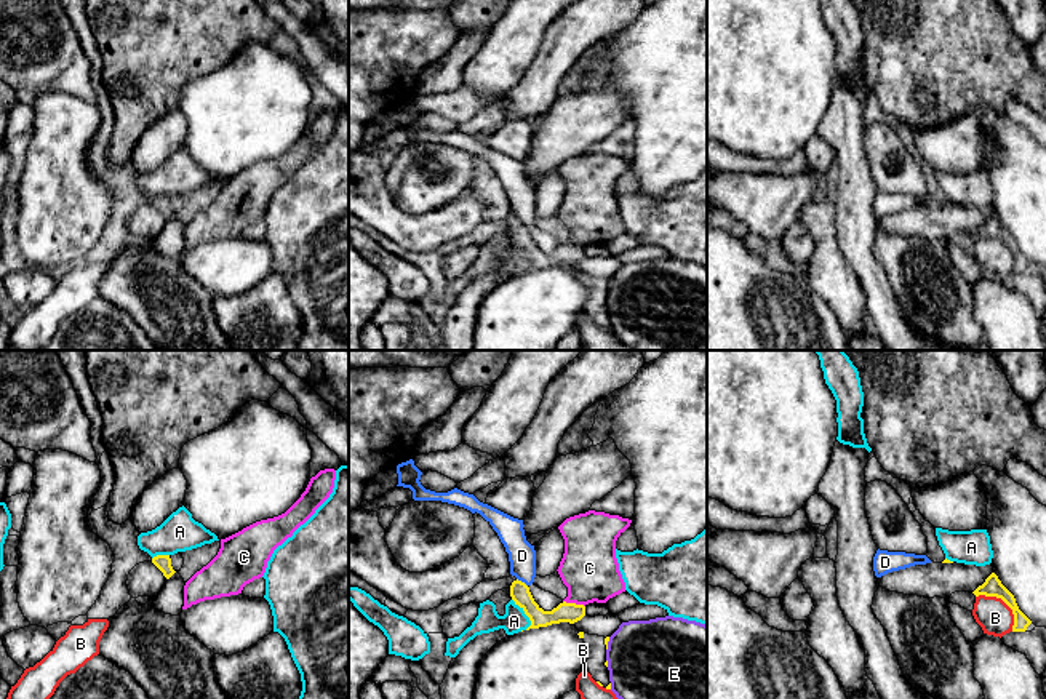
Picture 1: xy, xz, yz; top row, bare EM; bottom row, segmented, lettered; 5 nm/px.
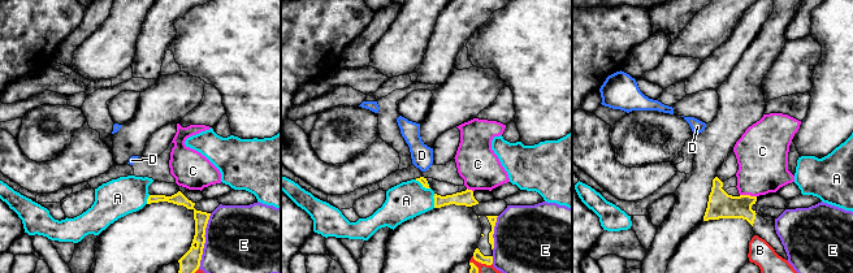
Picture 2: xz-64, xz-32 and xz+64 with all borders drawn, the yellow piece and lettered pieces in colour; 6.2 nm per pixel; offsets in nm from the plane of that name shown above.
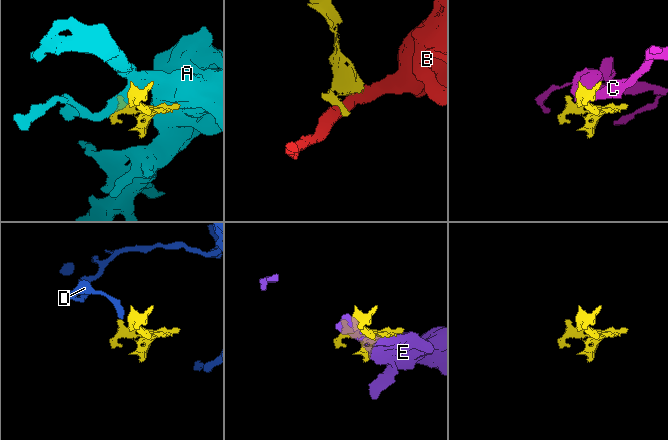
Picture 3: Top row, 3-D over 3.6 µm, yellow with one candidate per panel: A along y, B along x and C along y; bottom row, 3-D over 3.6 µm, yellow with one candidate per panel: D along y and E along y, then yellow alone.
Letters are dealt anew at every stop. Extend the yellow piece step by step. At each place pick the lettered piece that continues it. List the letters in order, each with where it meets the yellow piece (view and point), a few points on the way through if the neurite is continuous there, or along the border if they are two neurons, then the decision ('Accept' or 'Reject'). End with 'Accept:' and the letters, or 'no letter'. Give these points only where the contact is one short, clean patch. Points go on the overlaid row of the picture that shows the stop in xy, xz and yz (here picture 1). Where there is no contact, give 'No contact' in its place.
A: Touches yellow at xz (525, 613). Boundary: xz (512, 599), (530, 621), (526, 629). Reject
B: Touches yellow at yz (1005, 602). Reject
C: Touches yellow at xz (574, 603). Boundary: xz (563, 600), (584, 607). Reject
D: Touches yellow at xz (520, 581). Boundary: xz (517, 578), (526, 586). Reject
E: Touches yellow at xz (606, 643). Reject
Accept: no letter

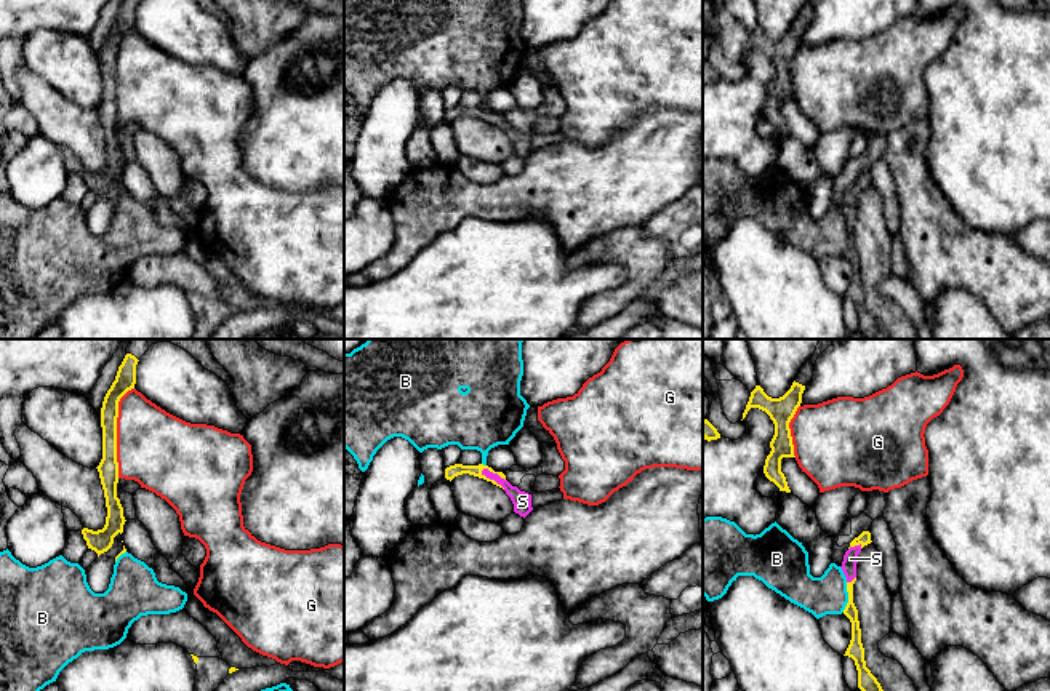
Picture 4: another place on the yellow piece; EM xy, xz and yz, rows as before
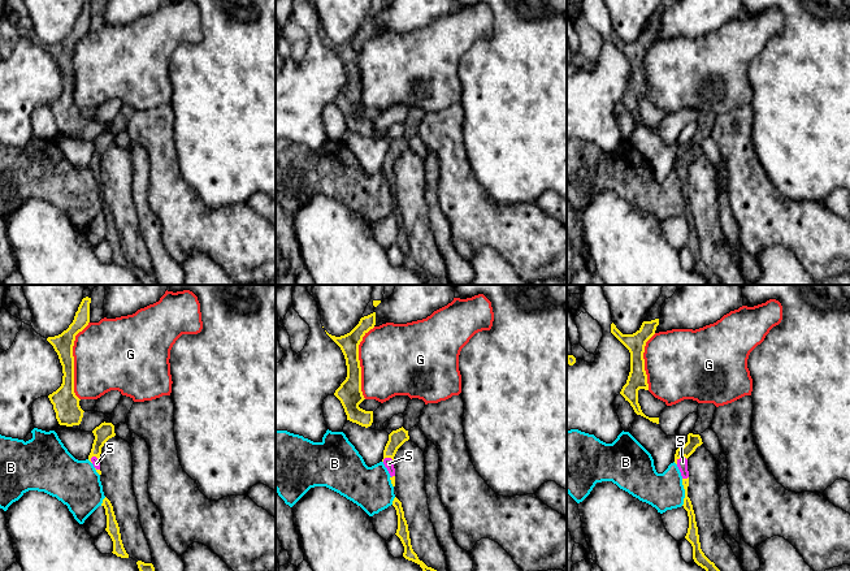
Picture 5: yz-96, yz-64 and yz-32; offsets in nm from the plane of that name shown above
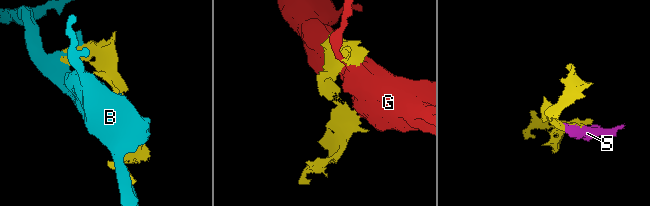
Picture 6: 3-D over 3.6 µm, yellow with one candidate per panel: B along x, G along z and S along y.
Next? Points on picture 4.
B: Touches yellow at yz (849, 597). Reject
G: Touches yellow at xy (116, 432). Reject
S: Touches yellow at xz (493, 480). Accept
Accept: S

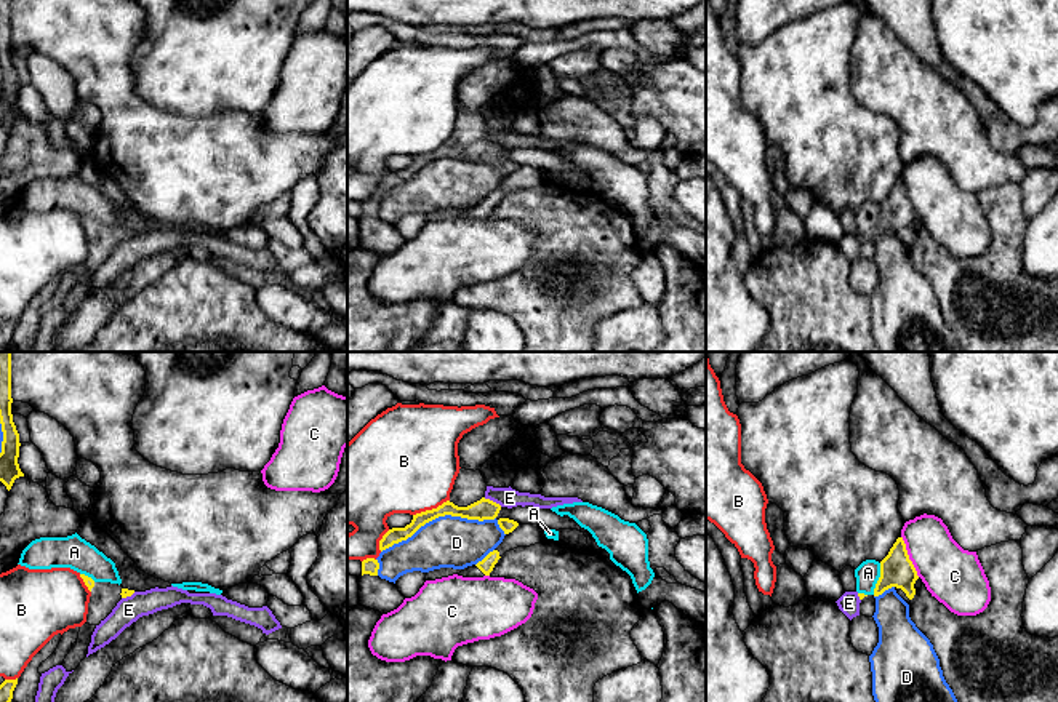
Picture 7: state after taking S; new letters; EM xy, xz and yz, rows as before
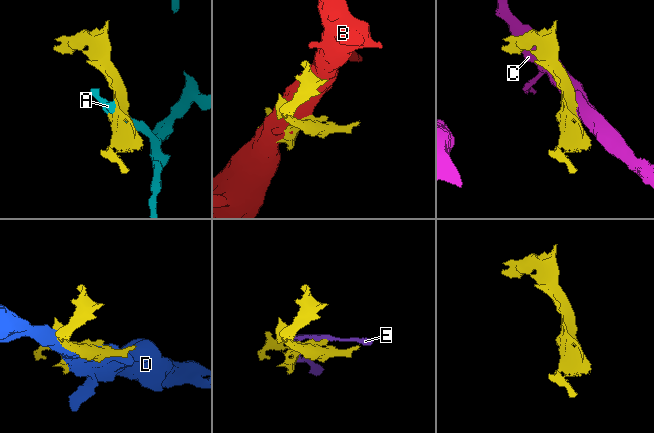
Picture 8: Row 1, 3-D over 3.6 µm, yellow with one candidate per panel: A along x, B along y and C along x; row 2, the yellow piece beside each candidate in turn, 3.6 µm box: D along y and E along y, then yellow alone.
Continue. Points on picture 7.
A: Touches yellow at yz (879, 579). Reject
B: Touches yellow at xz (432, 509). Reject
C: Touches yellow at yz (908, 557). Reject
D: Touches yellow at xz (444, 515). Reject
E: Touches yellow at xz (493, 502). Boundary: xz (484, 498), (501, 506). Reject
Accept: no letter

